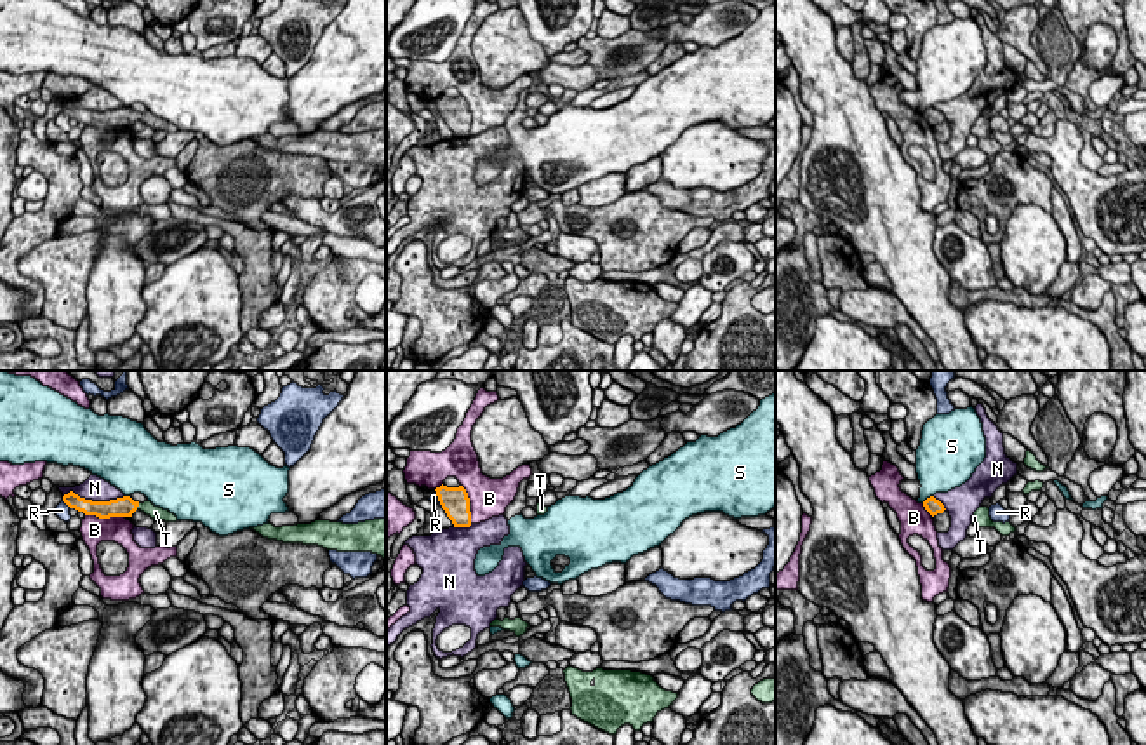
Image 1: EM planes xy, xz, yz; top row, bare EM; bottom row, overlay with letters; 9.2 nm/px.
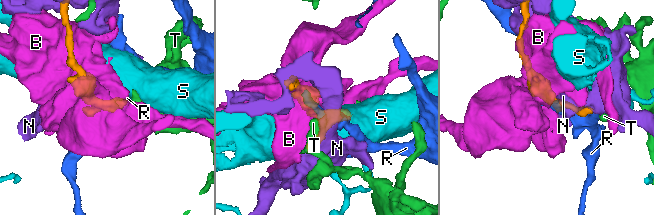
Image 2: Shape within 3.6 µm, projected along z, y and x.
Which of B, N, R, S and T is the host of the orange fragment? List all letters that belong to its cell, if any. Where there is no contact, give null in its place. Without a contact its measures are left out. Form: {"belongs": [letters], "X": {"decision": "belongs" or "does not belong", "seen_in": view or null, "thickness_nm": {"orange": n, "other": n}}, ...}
{"belongs": ["T"], "B": {"decision": "does not belong", "seen_in": "xy", "thickness_nm": {"orange": 190, "other": 240}}, "N": {"decision": "does not belong", "seen_in": "xy", "thickness_nm": {"orange": 190, "other": 220}}, "R": {"decision": "does not belong", "seen_in": "xy", "thickness_nm": {"orange": 140, "other": 130}}, "S": {"decision": "does not belong", "seen_in": "yz", "thickness_nm": {"orange": 140, "other": 360}}, "T": {"decision": "belongs", "seen_in": "xy", "thickness_nm": {"orange": 190, "other": 130}}}

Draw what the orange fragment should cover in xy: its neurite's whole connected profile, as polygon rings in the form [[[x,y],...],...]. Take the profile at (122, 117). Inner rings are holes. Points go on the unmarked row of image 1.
[[[73,101],[63,106],[63,111],[78,122],[83,122],[85,125],[96,125],[99,129],[110,129],[110,127],[132,127],[136,120],[144,122],[155,131],[165,131],[165,132],[176,132],[177,127],[170,124],[169,120],[163,120],[160,117],[155,117],[151,111],[134,111],[130,106],[110,110],[110,111],[92,111],[80,108]]]

